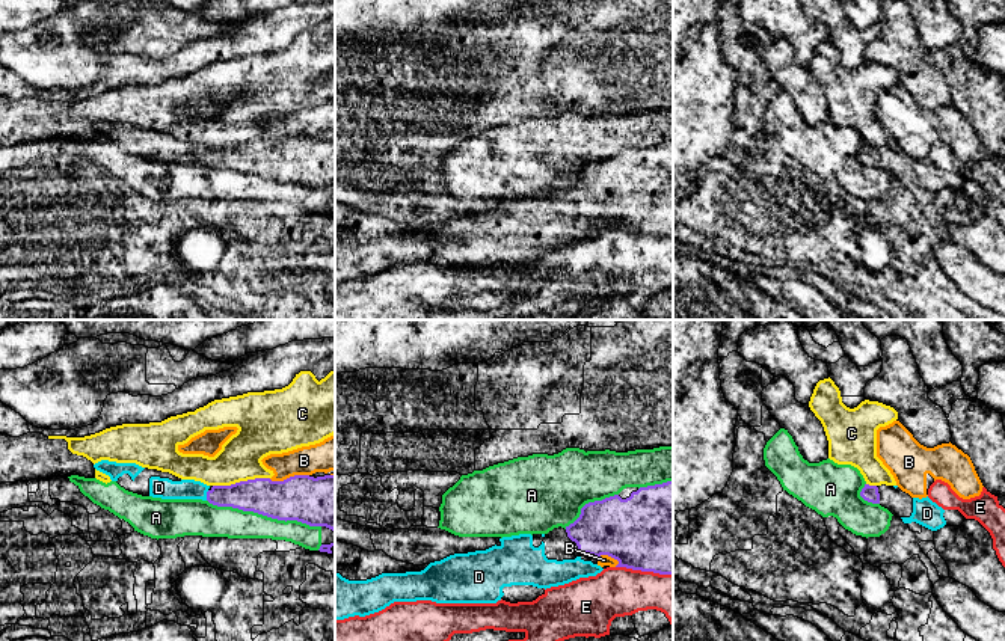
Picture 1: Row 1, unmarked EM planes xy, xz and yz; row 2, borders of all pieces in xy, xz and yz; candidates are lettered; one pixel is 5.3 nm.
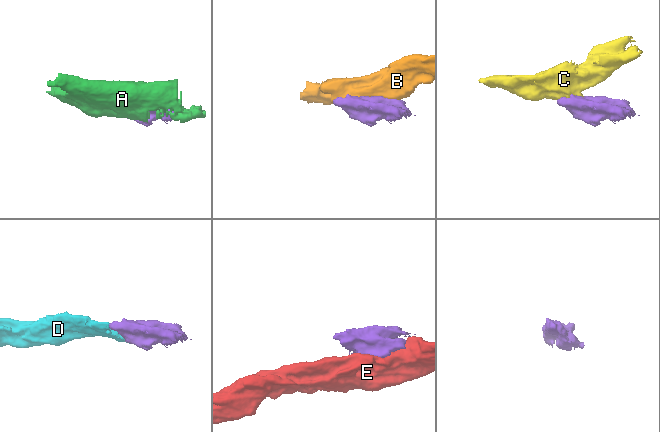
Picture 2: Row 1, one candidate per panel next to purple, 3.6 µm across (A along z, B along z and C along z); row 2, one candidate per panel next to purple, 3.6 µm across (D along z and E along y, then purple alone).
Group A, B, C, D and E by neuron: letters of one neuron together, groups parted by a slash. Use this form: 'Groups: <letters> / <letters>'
Groups: A / B / C / D / E

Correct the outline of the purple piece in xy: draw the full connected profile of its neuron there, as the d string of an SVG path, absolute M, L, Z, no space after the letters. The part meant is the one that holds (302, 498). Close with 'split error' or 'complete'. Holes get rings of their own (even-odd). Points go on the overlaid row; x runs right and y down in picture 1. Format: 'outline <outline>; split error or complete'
outline M294 475L284 481L255 478L213 486L207 492L207 501L278 520L326 526L335 532L335 475Z; complete

